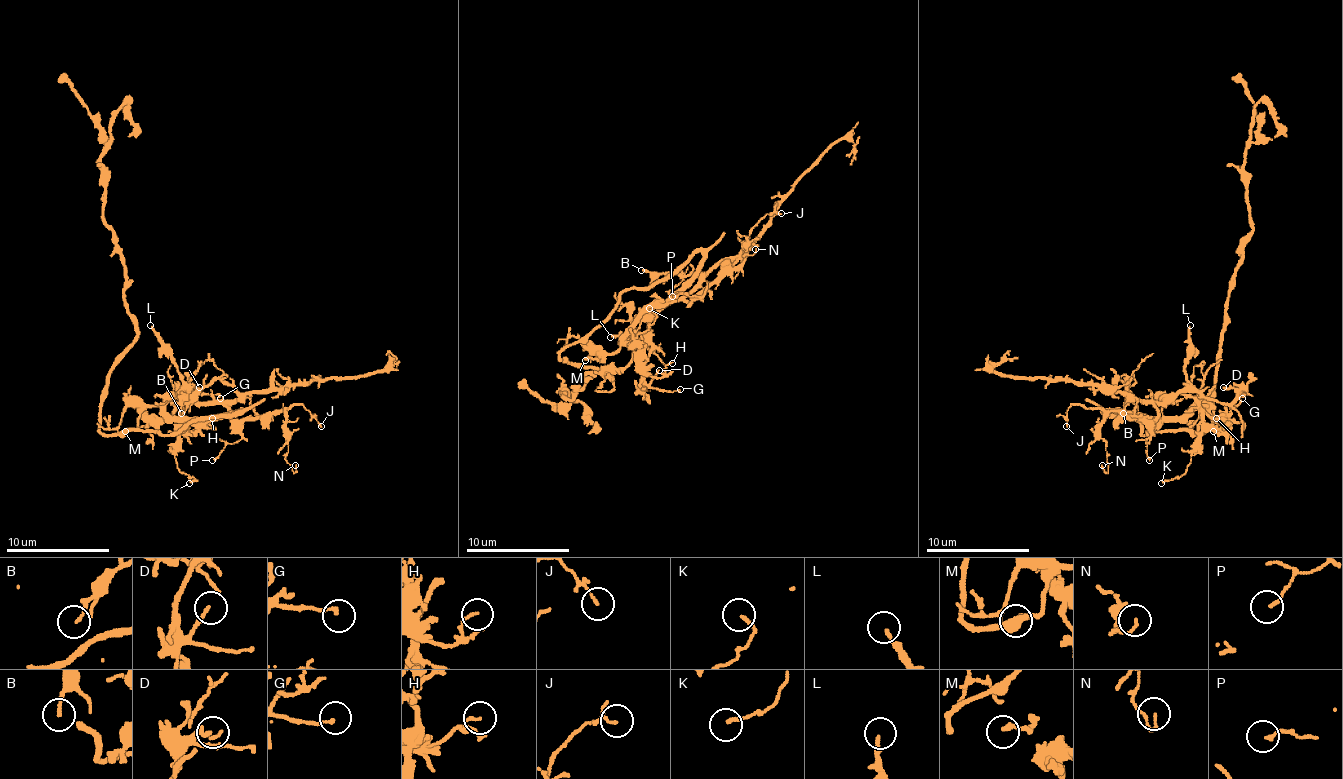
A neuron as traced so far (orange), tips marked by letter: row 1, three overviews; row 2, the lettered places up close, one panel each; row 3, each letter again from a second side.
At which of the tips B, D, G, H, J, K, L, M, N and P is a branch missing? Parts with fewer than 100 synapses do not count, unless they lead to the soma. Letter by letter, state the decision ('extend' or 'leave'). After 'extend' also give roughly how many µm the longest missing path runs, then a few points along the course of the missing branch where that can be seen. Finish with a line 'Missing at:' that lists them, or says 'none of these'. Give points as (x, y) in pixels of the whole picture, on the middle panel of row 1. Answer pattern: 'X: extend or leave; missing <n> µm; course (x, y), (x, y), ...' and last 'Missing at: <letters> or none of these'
B: leave
D: leave
G: leave
H: leave
J: leave
K: leave
L: leave
M: leave
N: leave
P: leave
Missing at: none of these

